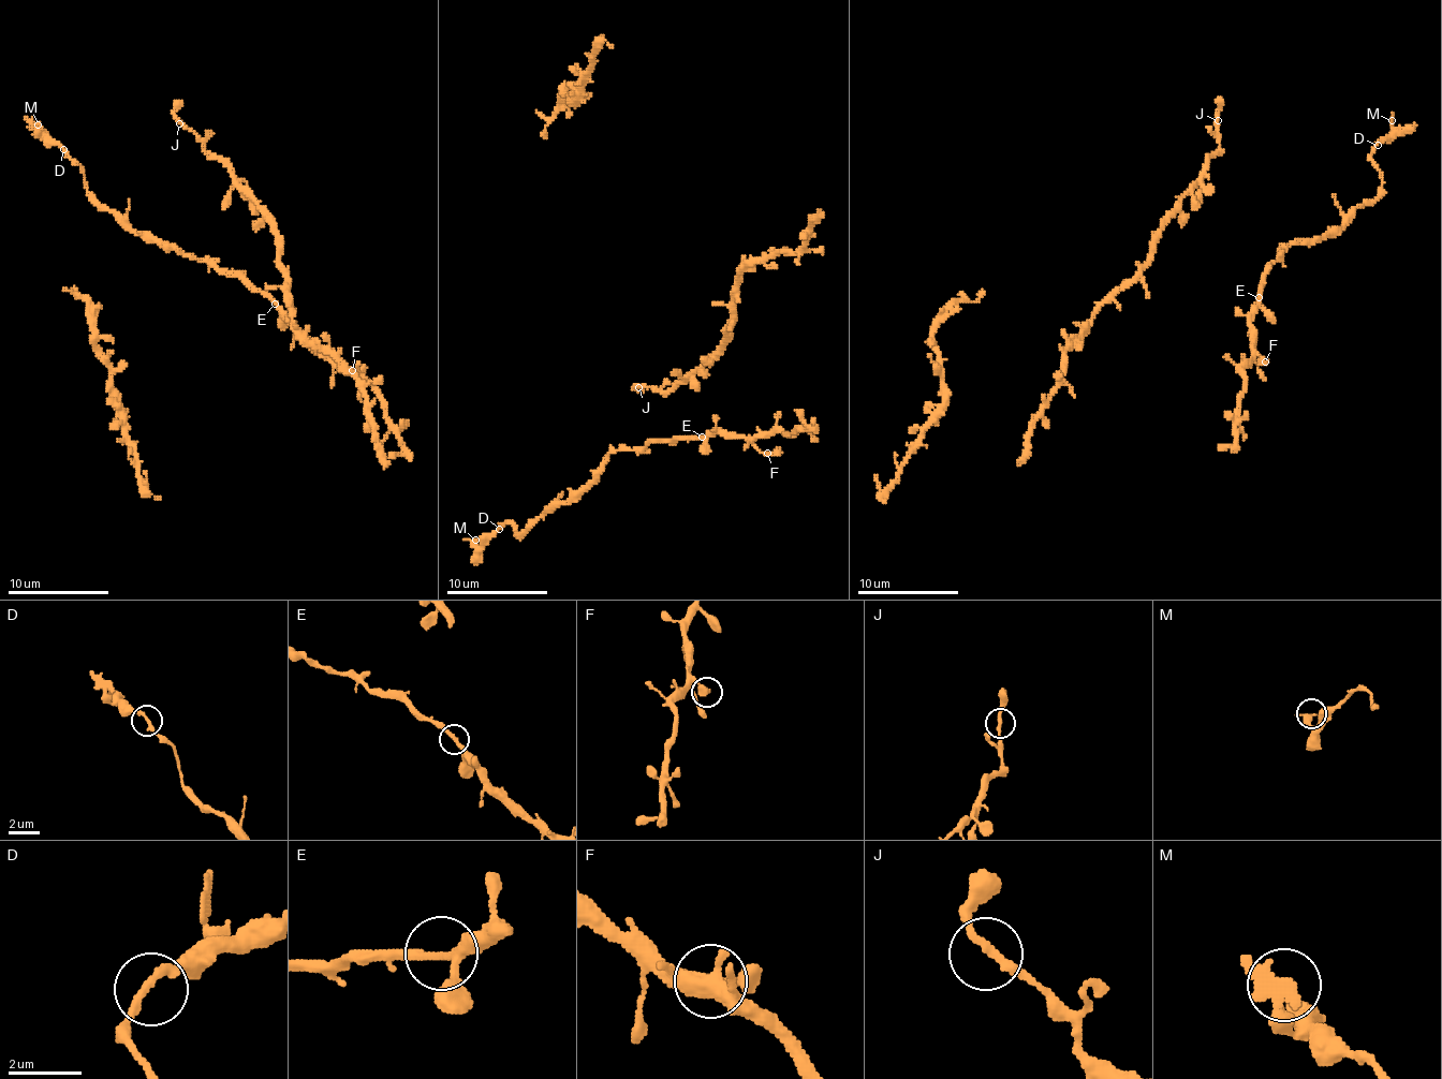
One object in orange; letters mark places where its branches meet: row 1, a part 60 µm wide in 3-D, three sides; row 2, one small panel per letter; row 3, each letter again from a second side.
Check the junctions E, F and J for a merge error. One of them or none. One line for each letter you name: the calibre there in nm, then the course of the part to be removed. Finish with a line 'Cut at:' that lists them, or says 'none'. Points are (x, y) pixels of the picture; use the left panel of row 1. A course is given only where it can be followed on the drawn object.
Cut at: none

